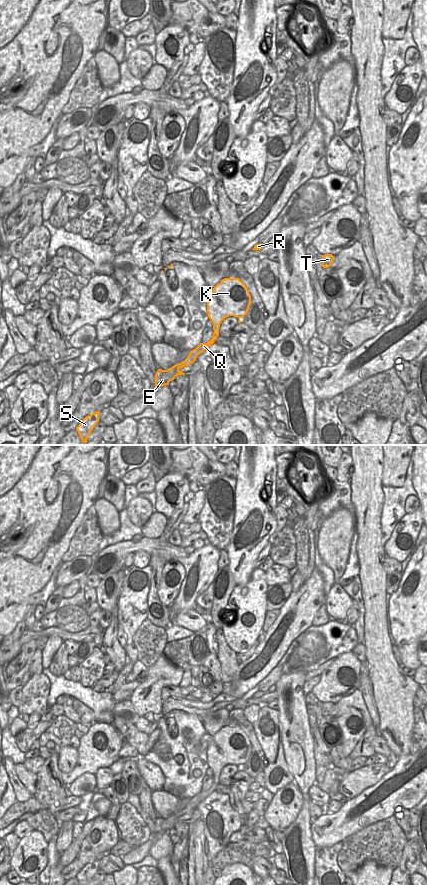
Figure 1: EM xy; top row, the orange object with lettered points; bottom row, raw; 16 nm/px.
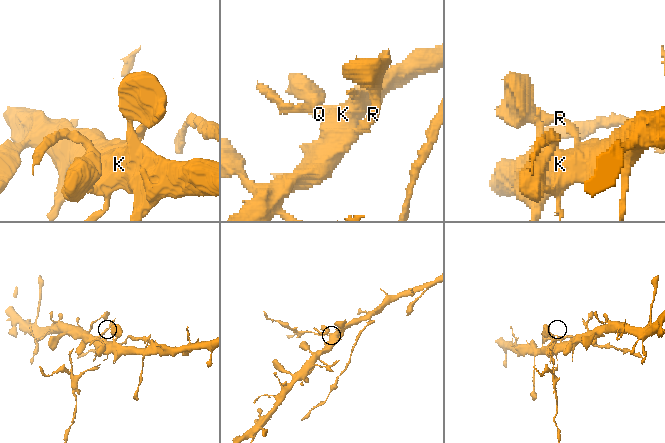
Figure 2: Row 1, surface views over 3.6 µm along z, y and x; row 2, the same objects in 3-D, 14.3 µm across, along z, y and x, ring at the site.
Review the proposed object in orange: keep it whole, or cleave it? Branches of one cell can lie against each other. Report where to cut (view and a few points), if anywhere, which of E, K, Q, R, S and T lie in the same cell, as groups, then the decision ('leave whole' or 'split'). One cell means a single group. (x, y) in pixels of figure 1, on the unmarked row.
xy (189, 801), (195, 808) | E S / K Q R T | split

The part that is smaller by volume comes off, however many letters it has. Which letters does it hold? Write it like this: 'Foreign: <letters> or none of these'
Foreign: E, S

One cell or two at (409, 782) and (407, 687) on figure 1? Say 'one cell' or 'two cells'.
two cells

